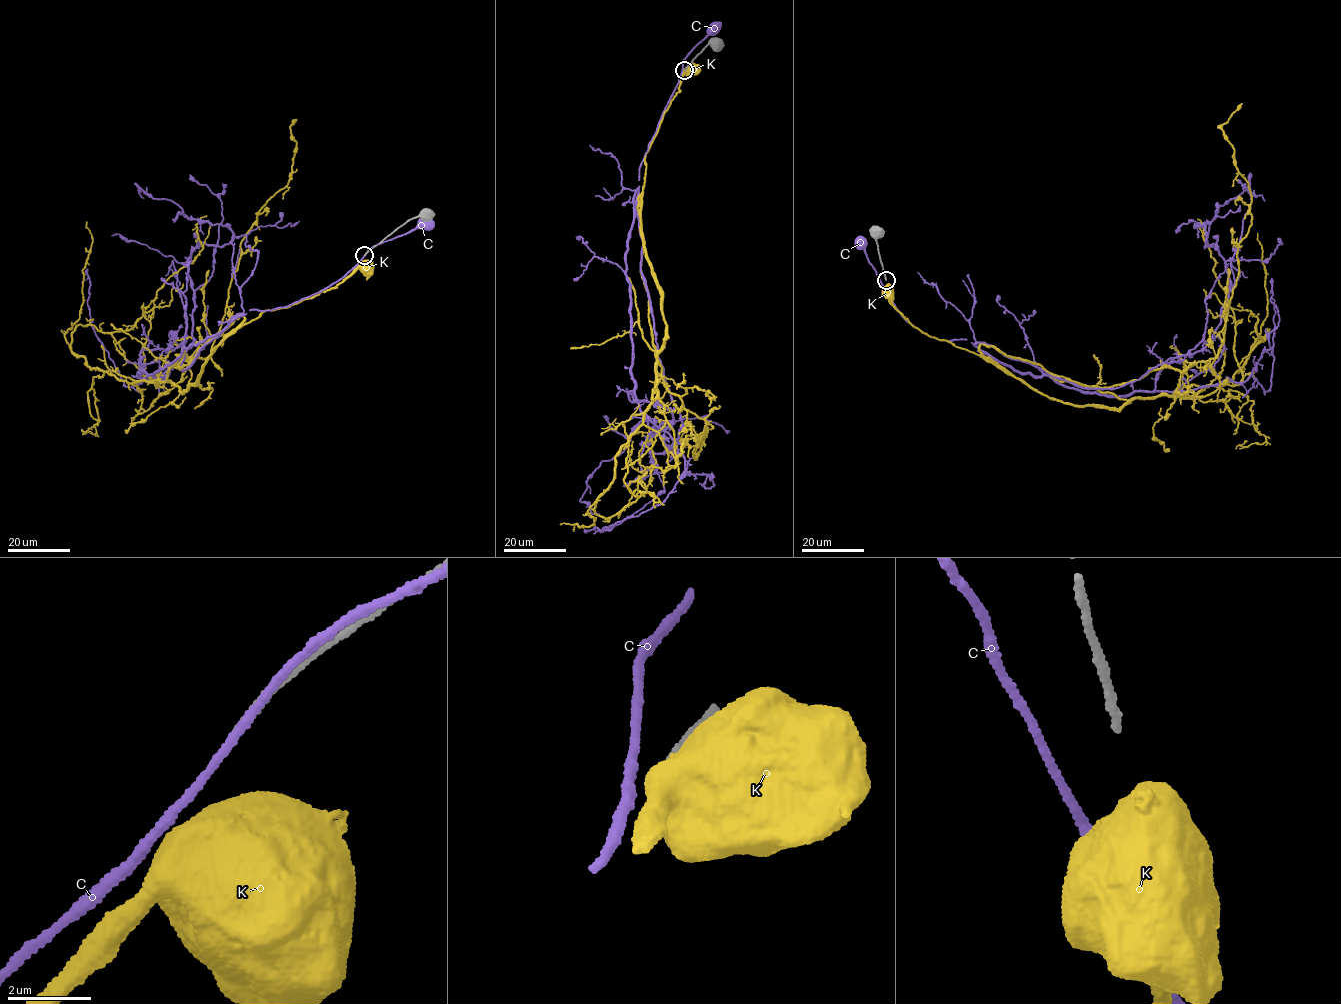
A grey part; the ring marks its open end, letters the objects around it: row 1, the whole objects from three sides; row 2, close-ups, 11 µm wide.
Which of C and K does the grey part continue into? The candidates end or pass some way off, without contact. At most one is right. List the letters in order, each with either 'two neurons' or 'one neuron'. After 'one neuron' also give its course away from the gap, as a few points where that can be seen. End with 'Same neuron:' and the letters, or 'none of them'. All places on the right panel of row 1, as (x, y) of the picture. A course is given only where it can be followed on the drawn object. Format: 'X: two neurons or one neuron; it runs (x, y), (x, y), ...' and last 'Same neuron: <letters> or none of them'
C: two neurons
K: two neurons
Same neuron: none of them

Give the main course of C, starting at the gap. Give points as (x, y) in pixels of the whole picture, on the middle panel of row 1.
C: (683, 66), (688, 54), (714, 27)

